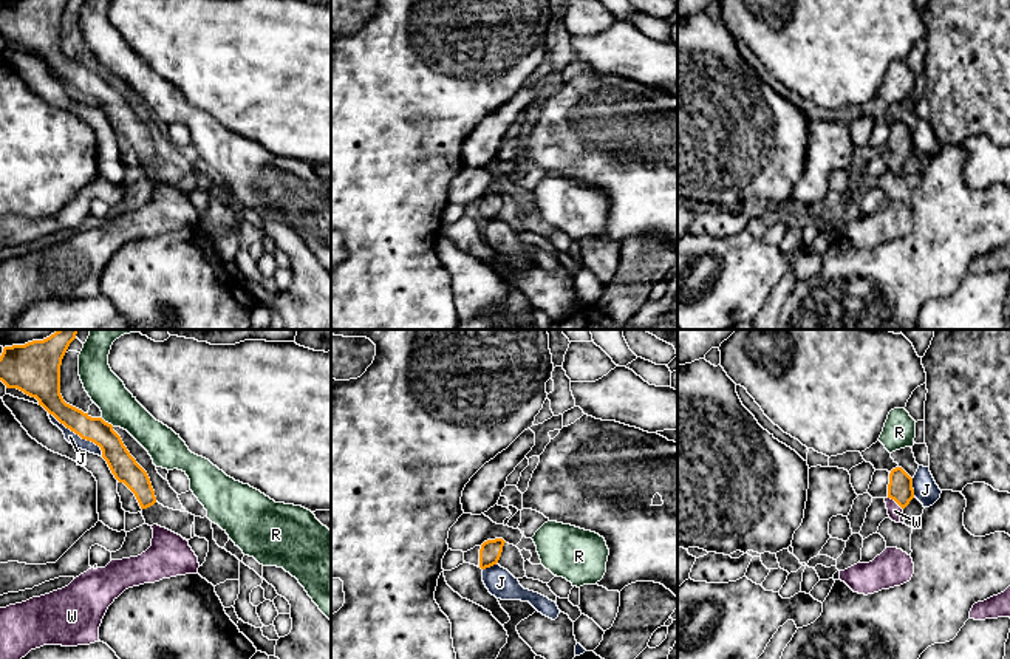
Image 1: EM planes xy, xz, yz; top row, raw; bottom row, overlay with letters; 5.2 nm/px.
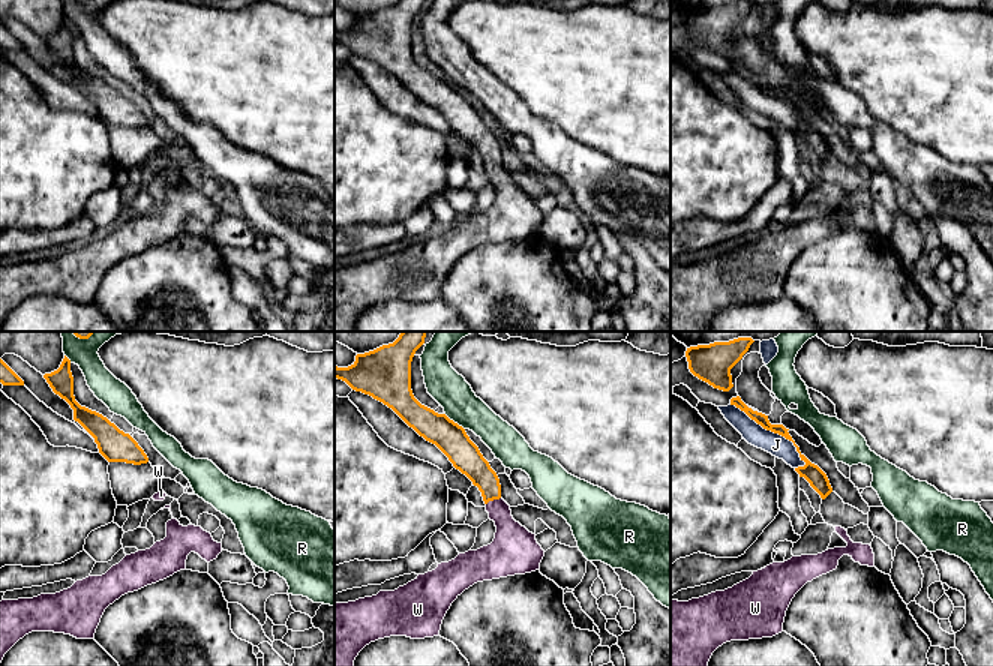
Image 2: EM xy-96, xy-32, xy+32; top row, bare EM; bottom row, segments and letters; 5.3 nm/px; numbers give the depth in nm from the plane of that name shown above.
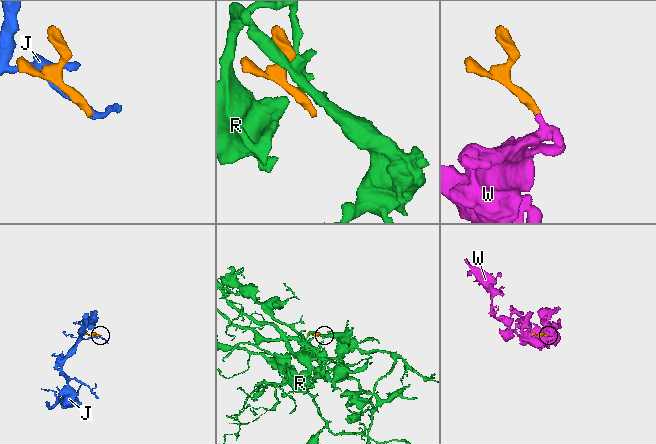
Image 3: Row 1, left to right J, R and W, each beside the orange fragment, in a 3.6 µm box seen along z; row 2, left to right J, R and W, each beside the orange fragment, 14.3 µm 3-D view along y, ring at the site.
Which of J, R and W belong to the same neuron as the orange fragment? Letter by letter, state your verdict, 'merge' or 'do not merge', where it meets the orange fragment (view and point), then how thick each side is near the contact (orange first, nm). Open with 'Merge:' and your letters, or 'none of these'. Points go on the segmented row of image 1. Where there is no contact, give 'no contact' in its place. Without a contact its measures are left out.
Merge: W
J: do not merge | xy (78, 433) | 130/60 nm
R: do not merge | xy (107, 423) | 140/190 nm
W: merge | yz (894, 500) | 130/80 nm

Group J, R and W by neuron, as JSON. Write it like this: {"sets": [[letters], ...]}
{"sets": [["J"], ["R"], ["W"]]}

